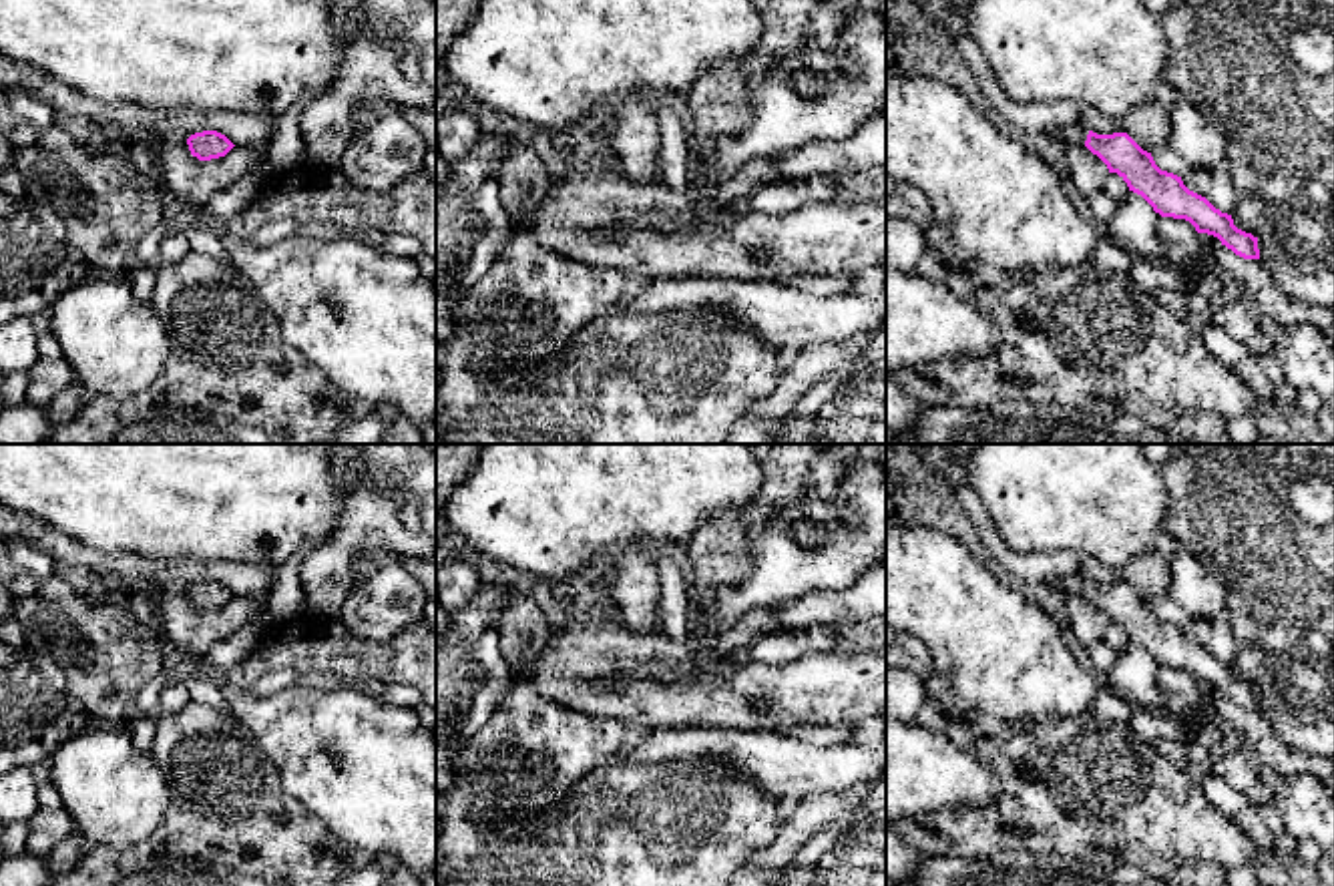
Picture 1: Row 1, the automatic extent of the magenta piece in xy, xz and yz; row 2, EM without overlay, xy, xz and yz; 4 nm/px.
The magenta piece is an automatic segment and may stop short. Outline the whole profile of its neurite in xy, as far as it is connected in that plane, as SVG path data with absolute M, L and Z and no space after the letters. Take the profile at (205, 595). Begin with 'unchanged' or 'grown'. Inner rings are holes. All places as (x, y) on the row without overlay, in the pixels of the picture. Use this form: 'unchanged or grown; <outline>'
unchanged; M217 581L195 583L187 589L189 601L199 611L225 607L235 595Z

